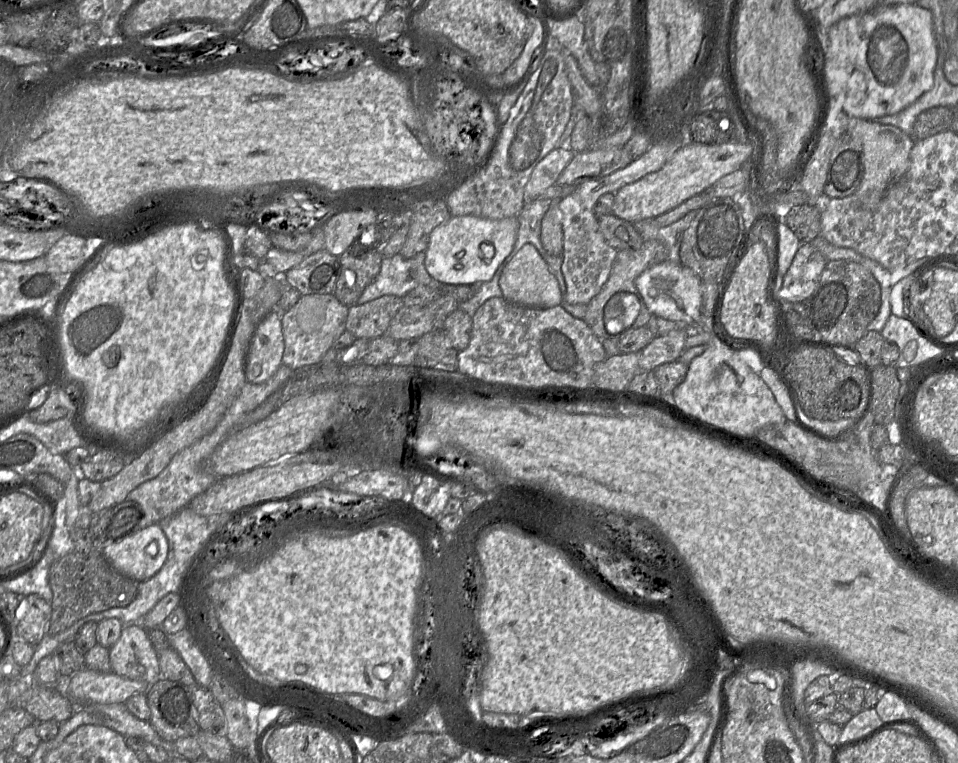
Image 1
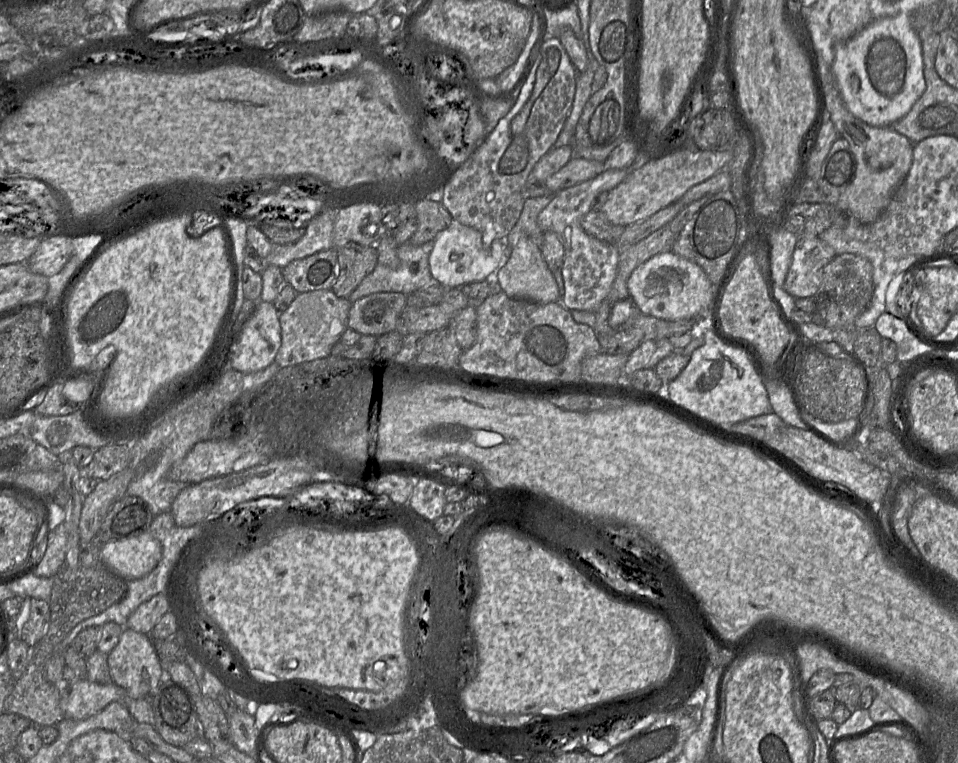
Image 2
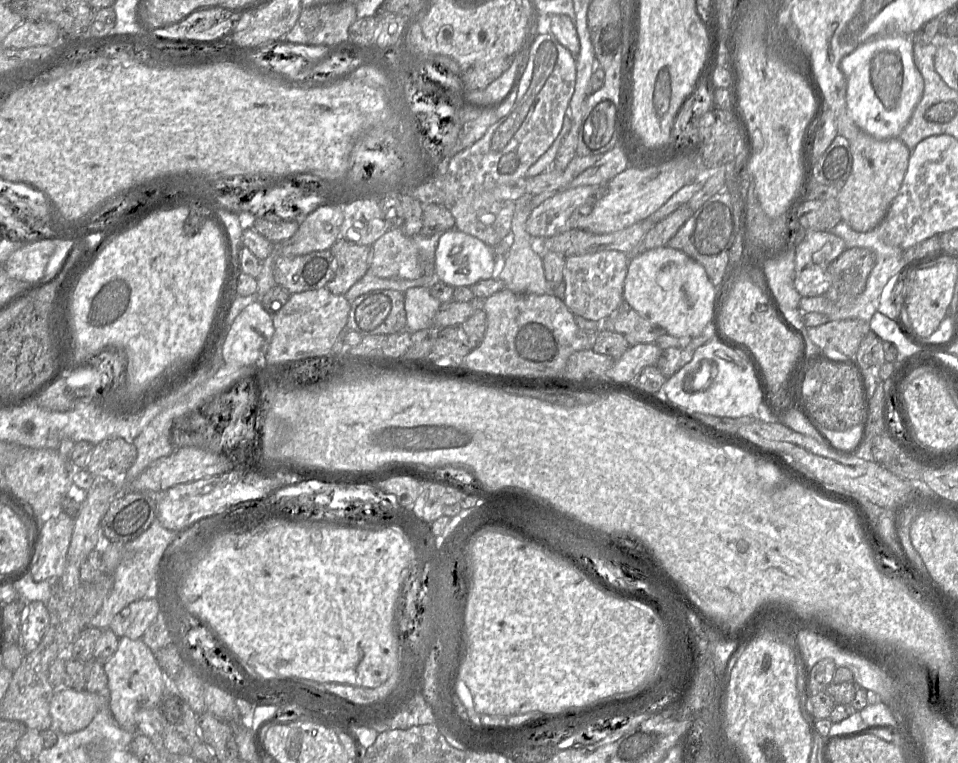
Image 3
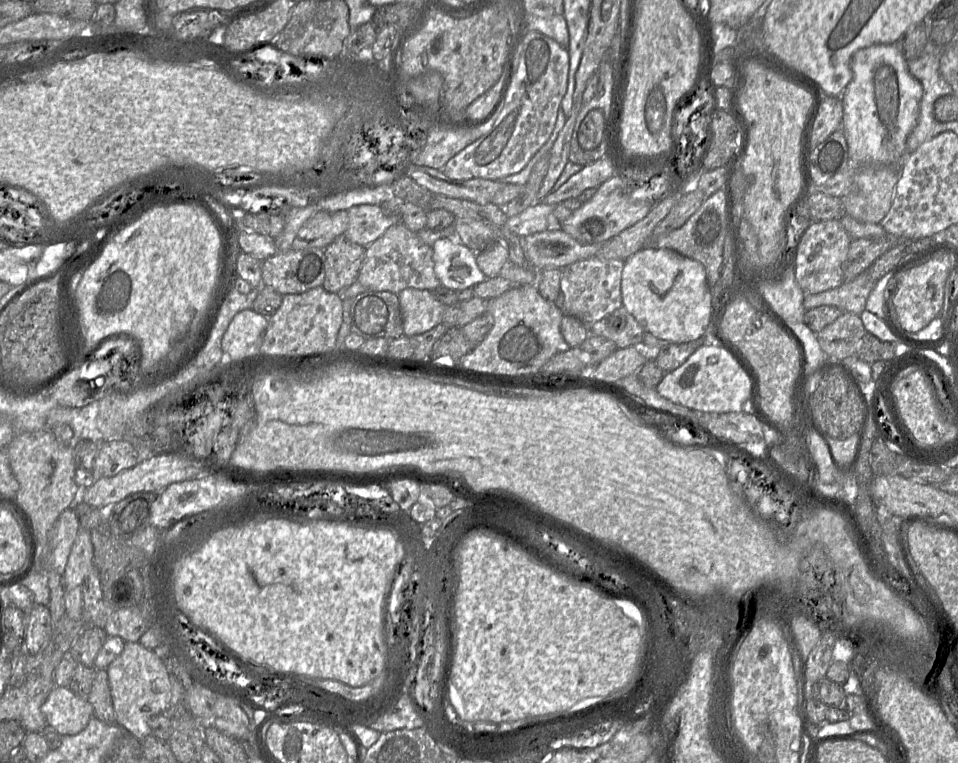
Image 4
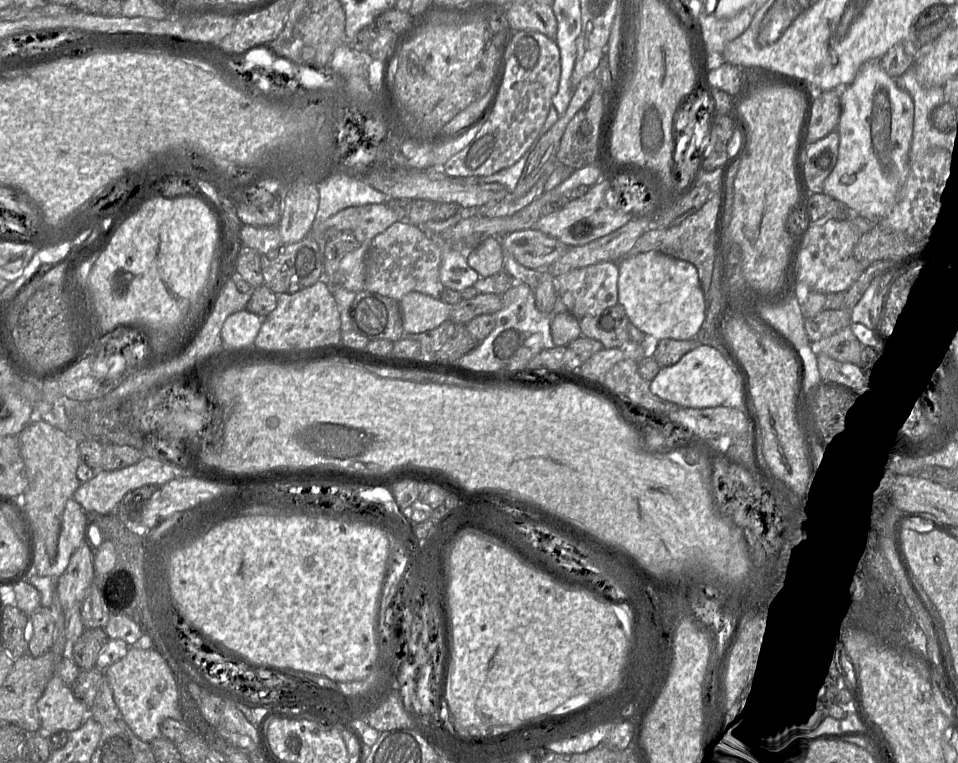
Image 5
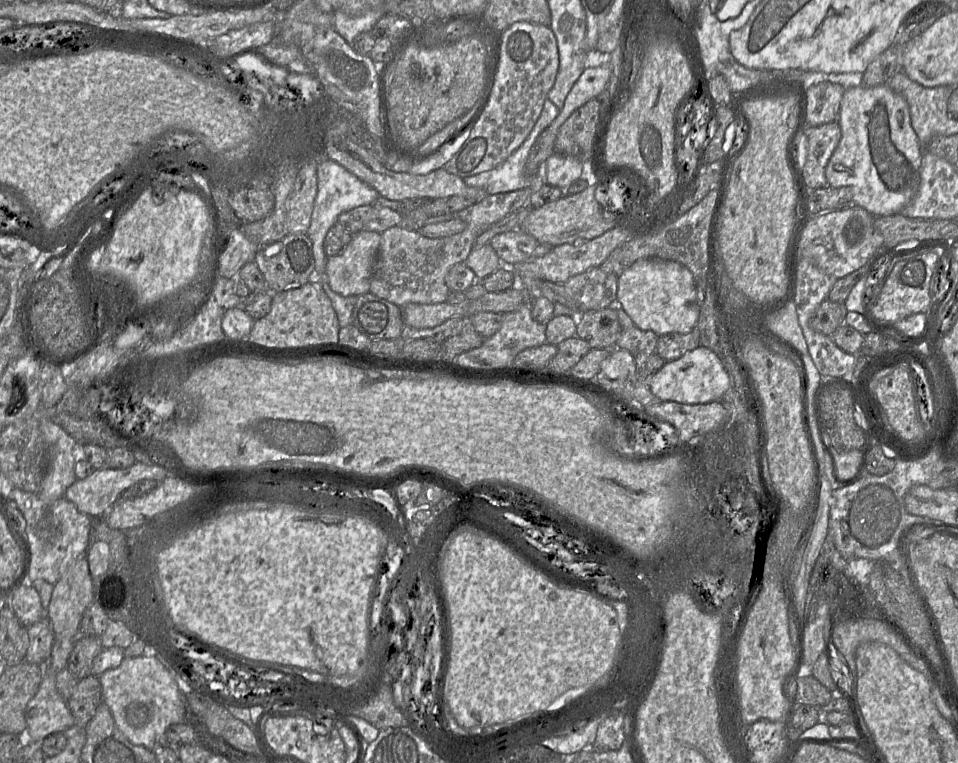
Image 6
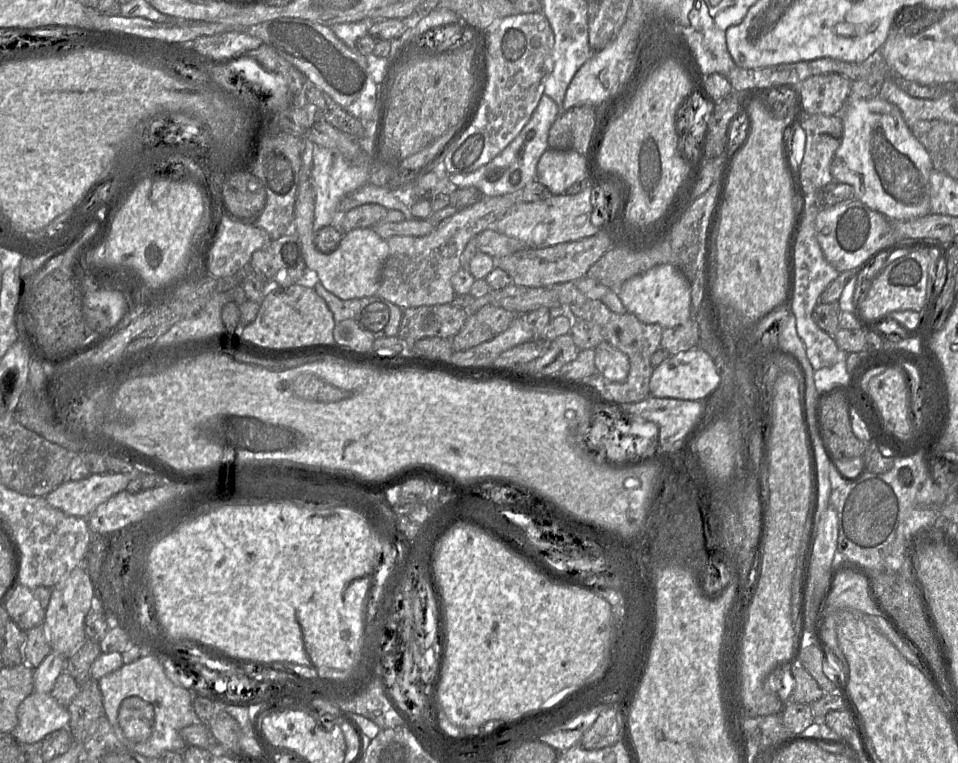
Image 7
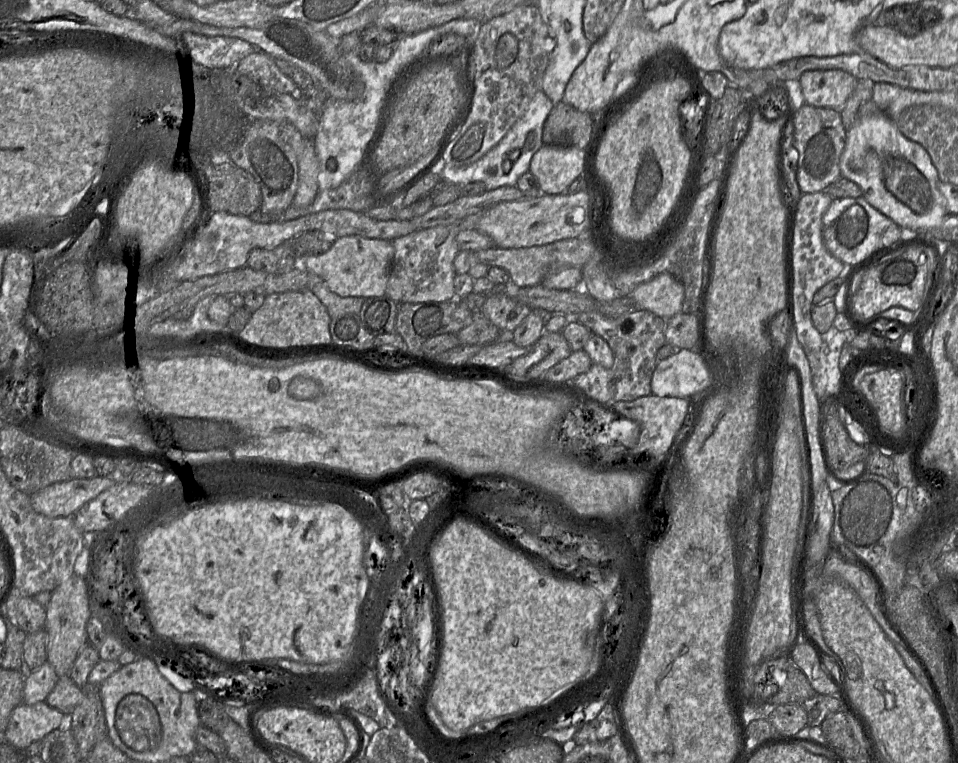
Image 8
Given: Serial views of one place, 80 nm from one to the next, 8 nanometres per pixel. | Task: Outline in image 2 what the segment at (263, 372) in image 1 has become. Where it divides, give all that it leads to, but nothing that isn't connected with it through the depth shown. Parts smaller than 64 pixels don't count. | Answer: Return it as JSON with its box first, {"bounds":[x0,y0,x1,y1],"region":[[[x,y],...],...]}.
{"bounds":[228,301,281,373],"region":[[[258,301],[254,313],[244,323],[237,341],[232,346],[228,368],[252,373],[266,368],[274,361],[281,347],[280,314],[273,303]]]}

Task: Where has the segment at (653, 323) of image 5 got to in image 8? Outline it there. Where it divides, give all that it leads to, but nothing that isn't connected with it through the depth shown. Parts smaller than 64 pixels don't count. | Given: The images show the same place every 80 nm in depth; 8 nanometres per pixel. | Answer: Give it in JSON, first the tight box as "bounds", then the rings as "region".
{"bounds":[629,273,684,320],"region":[[[661,273],[639,285],[629,296],[636,308],[668,320],[682,312],[684,286],[672,274]]]}

